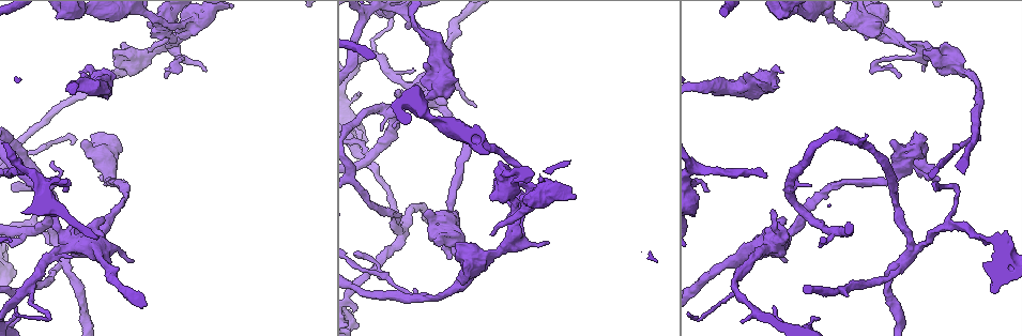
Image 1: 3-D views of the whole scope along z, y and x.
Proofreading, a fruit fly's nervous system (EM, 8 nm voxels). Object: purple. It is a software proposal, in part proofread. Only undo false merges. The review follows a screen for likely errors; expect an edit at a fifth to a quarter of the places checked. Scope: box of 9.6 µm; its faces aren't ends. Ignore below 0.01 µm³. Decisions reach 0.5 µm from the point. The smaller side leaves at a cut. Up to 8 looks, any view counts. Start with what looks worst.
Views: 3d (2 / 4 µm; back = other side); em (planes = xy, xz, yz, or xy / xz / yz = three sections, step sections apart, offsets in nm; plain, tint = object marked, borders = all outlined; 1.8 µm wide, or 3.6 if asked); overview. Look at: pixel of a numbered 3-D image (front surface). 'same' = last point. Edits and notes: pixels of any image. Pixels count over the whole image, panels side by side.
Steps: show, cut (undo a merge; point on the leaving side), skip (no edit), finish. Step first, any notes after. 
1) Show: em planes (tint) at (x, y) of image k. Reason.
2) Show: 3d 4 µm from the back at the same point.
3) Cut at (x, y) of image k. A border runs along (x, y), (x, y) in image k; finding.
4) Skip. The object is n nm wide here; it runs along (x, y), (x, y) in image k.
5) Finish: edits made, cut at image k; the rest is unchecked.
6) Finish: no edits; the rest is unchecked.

Show: em planes (tint) at (913, 249) of image 1. Arms run side by side.

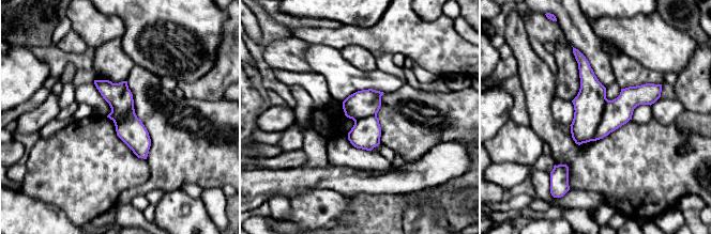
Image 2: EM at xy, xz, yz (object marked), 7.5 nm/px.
Skip. Continuous, no second neuron.

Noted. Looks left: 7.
Show: em planes (tint) at (172, 38) of image 1.

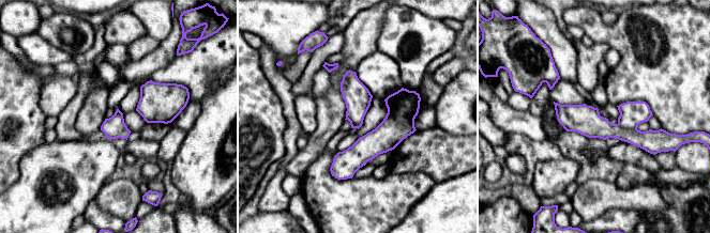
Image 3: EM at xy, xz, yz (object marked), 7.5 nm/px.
Cut at (632, 113) of image 3. The part that leaves runs along (417, 96), (368, 146), (334, 173) in image 3; a second neuron is stuck on.

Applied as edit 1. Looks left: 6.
Show: overview. Redraw.

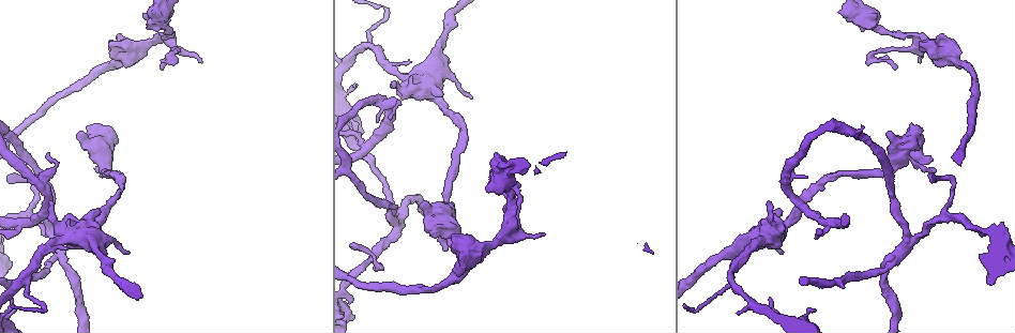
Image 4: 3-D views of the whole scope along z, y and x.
Show: em planes (plain) at (380, 102) of image 4. Thick turns thin.

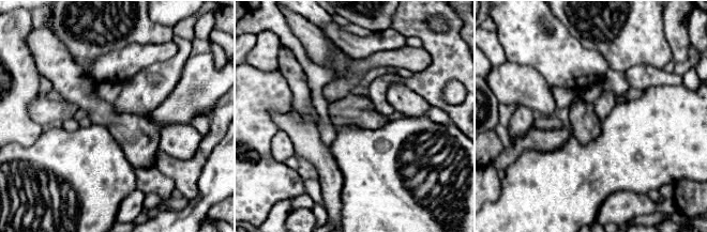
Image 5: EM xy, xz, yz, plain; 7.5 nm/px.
Show: em planes (tint) at the same point. Where the object lies.

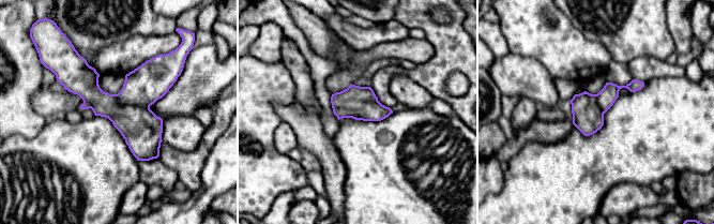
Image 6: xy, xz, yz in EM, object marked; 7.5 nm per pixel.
Skip. It runs along (63, 78), (78, 79), (156, 153) in image 6; continuous, no second neuron.

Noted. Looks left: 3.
Finish: edits made, cut at image 3; the rest is unchecked.

